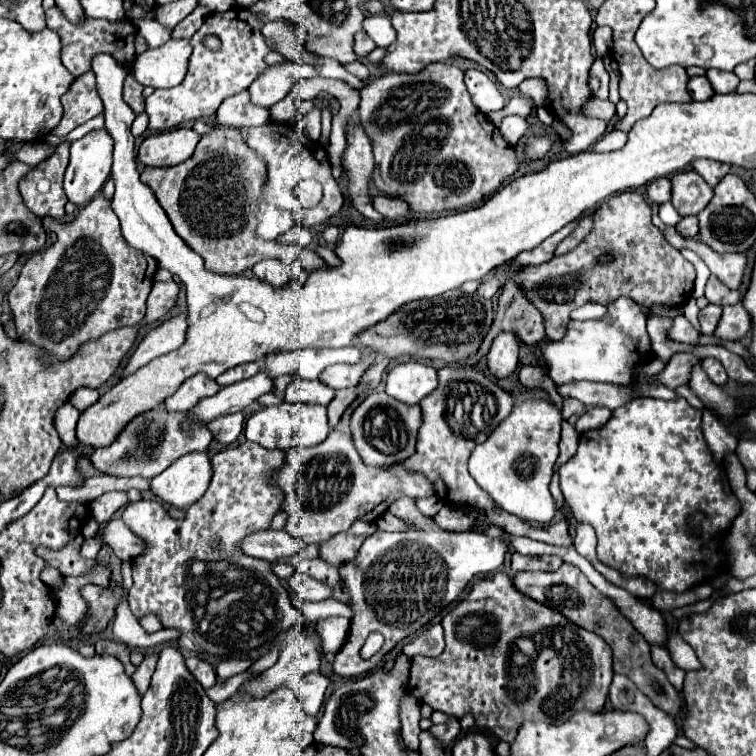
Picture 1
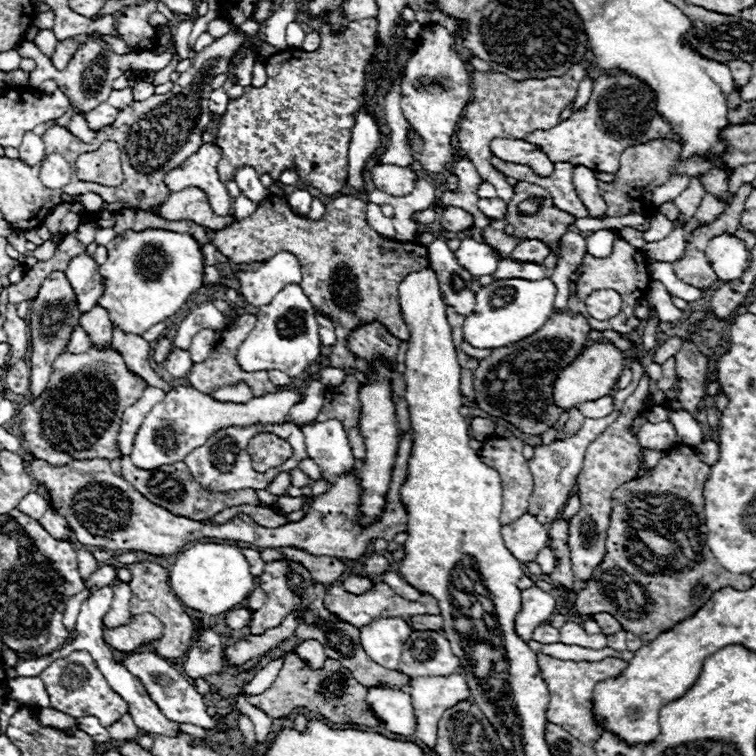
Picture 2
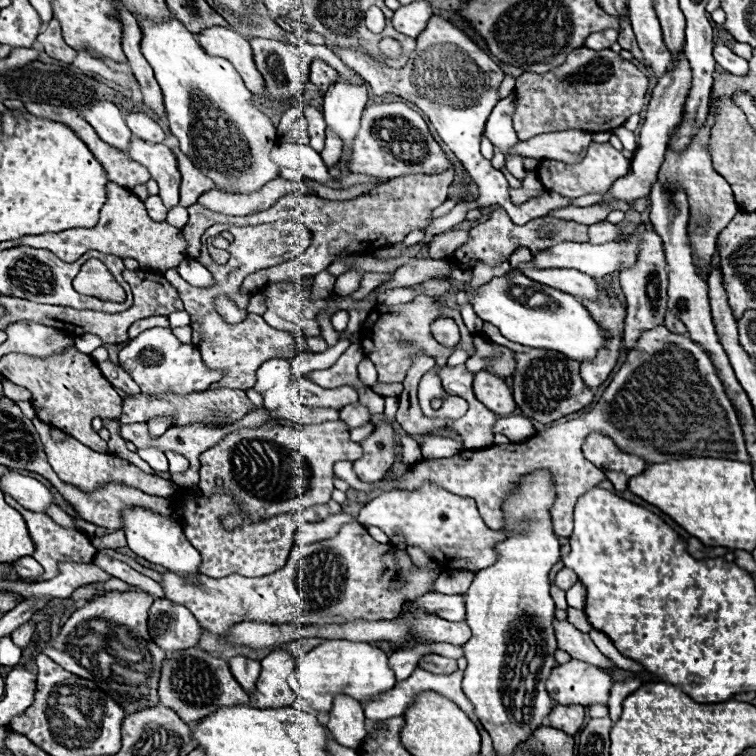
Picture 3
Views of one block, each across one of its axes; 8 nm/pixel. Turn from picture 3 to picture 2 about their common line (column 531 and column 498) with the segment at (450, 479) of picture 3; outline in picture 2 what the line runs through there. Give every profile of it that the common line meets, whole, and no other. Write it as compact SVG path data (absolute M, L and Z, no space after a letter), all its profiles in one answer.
M490 438L484 442L482 450L480 450L480 460L484 464L488 464L490 468L496 468L496 472L500 472L502 478L502 490L504 490L504 508L502 508L502 516L500 522L502 524L512 524L512 520L518 520L522 514L528 512L528 500L532 496L534 490L534 480L528 468L526 458L522 456L522 440L518 438Z

